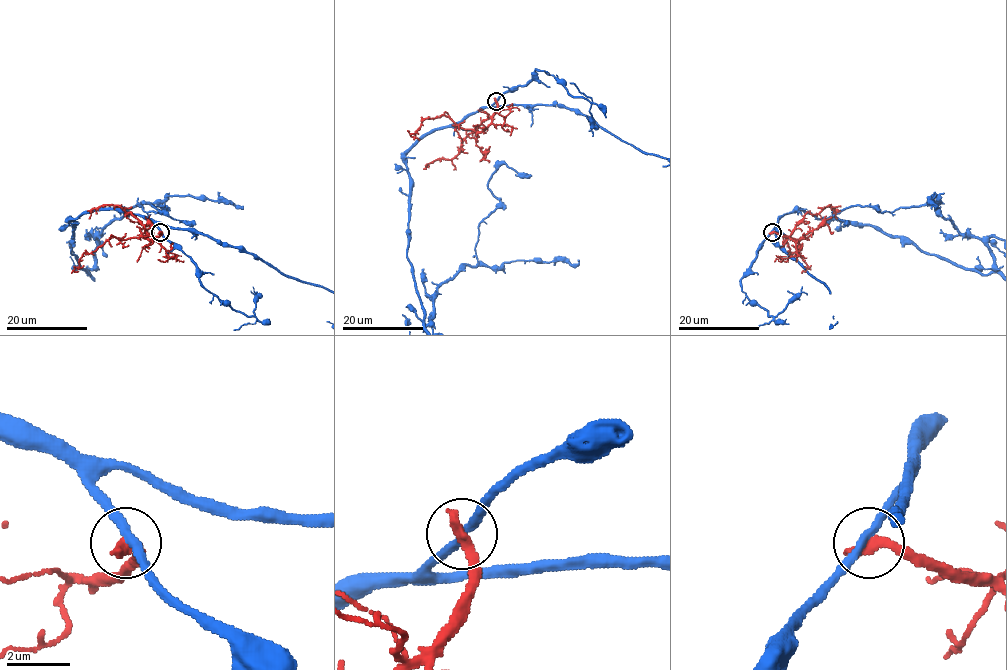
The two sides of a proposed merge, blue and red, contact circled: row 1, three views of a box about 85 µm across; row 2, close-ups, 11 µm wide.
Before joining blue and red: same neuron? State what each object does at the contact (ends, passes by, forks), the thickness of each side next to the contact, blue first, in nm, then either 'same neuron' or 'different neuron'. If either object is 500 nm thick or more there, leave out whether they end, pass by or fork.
blue passes by; red ends there; 280 nm thick on the blue side, 400 nm on the other; different neuron

